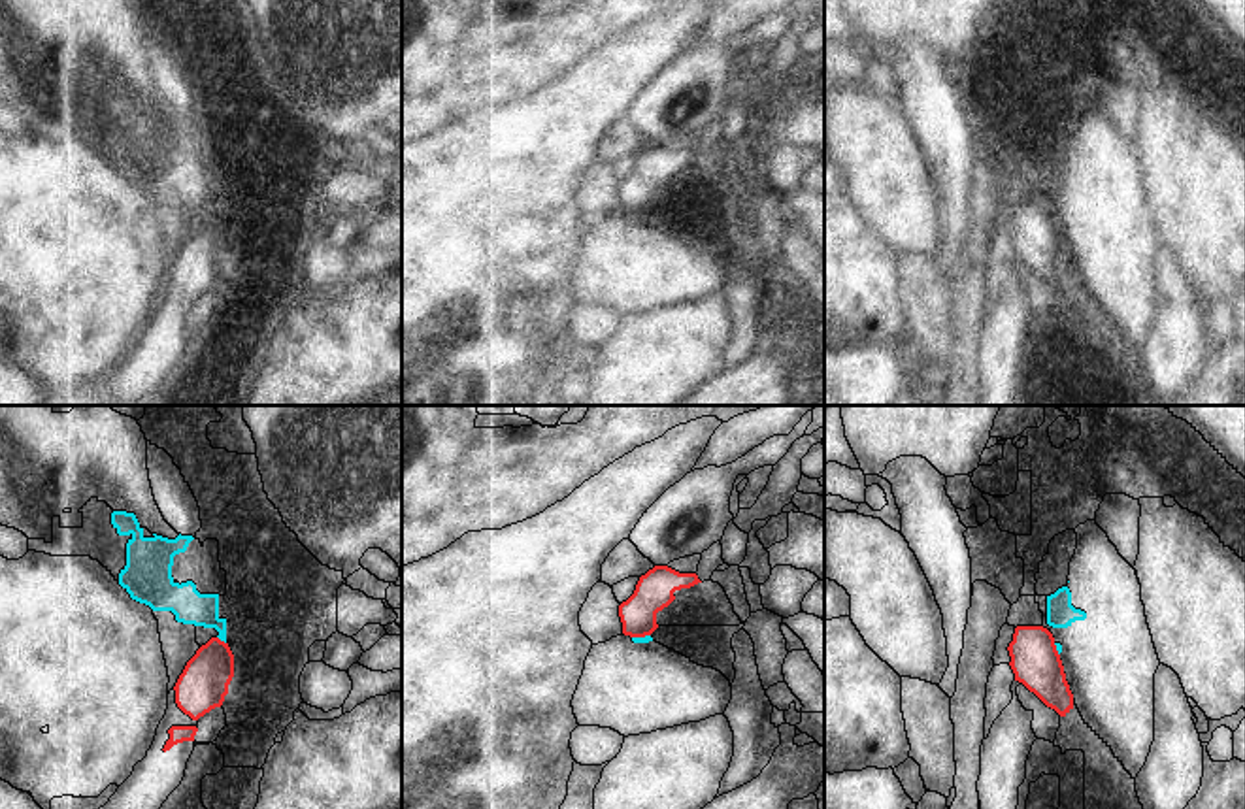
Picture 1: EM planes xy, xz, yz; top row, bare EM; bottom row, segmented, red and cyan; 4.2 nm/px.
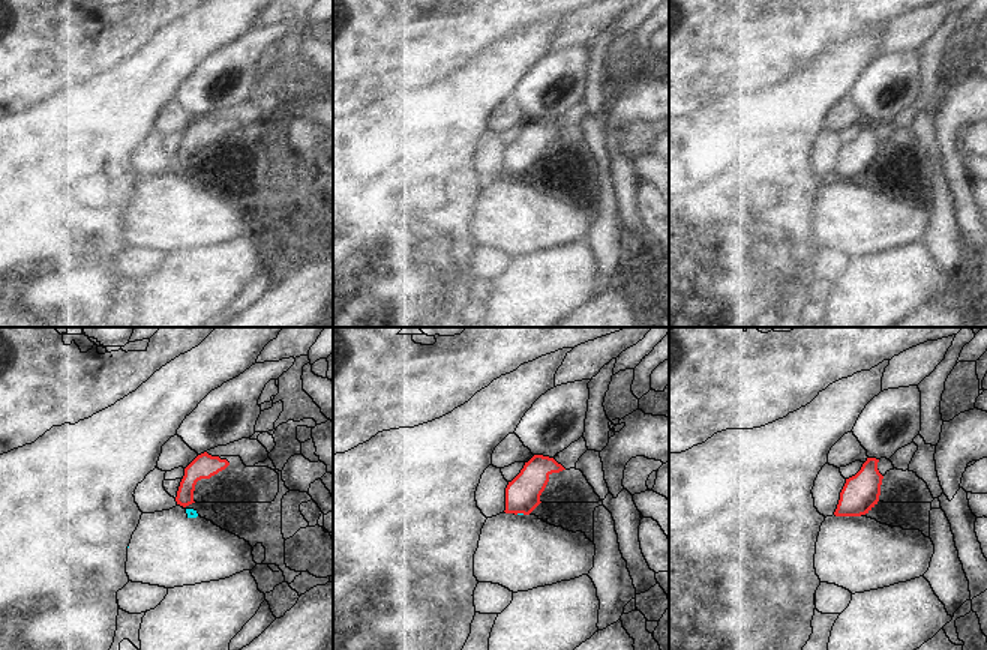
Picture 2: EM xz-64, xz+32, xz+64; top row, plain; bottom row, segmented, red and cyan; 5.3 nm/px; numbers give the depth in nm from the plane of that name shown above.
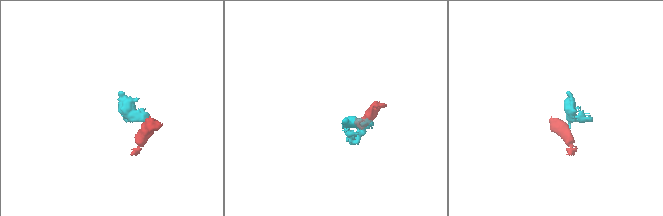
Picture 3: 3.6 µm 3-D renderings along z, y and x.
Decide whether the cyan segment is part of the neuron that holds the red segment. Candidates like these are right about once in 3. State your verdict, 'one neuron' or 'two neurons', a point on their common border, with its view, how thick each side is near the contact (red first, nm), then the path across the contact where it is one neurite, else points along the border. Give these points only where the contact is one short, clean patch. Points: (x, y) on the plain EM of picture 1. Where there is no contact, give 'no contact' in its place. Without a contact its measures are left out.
two neurons | xy (219, 217) | 200/150 nm | along xy (217, 214), (225, 221)

